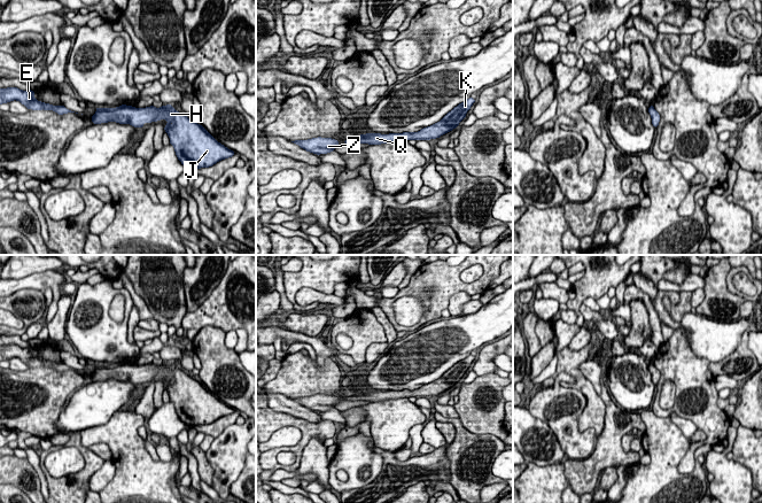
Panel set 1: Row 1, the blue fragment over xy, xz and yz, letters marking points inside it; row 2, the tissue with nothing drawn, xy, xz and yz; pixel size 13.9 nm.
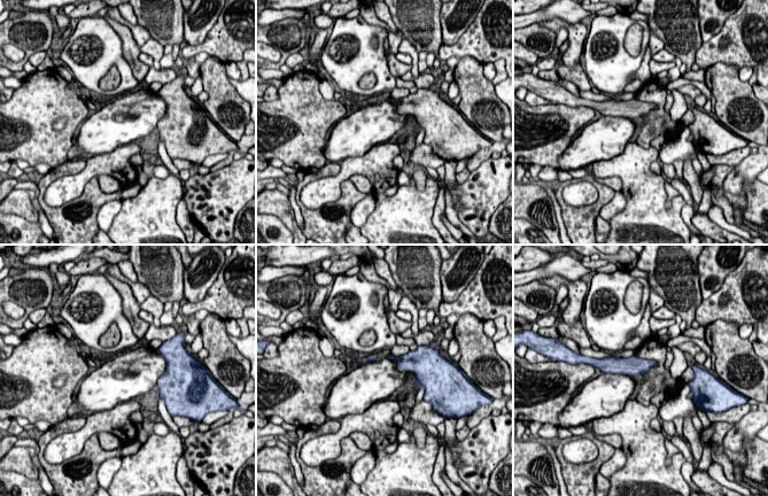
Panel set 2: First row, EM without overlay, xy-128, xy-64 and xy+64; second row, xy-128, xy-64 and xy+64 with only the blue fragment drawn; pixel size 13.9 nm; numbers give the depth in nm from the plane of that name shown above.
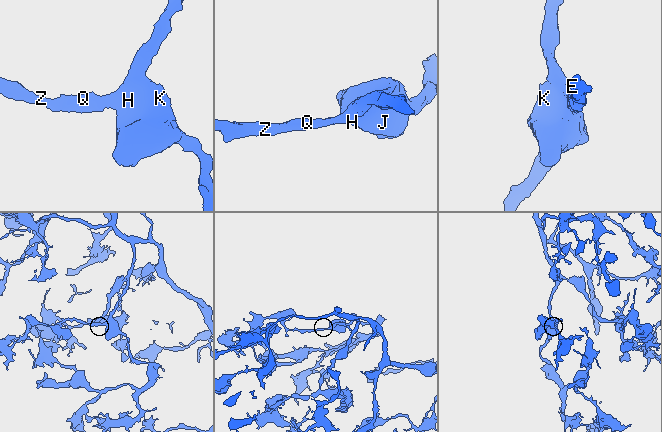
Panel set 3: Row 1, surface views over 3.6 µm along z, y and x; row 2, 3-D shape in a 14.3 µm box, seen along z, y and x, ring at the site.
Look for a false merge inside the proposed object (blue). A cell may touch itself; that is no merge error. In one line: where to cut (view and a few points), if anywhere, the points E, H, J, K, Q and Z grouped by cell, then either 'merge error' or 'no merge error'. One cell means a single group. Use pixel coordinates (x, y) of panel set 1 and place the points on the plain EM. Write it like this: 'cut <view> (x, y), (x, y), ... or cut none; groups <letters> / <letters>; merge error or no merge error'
cut none; groups E H J K Q Z; no merge error

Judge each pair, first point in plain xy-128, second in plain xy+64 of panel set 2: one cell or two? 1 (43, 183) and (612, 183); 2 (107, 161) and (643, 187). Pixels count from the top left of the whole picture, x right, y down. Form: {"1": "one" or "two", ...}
{"1": "two", "2": "one"}

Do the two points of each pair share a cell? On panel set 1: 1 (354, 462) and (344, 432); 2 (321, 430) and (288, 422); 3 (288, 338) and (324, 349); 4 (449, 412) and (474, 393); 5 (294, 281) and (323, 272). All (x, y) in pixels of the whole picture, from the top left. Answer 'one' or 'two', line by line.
1: two
2: one
3: one
4: two
5: one

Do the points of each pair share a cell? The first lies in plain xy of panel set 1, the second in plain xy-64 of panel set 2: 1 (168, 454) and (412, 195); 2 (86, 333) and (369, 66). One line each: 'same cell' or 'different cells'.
1: different cells
2: same cell

